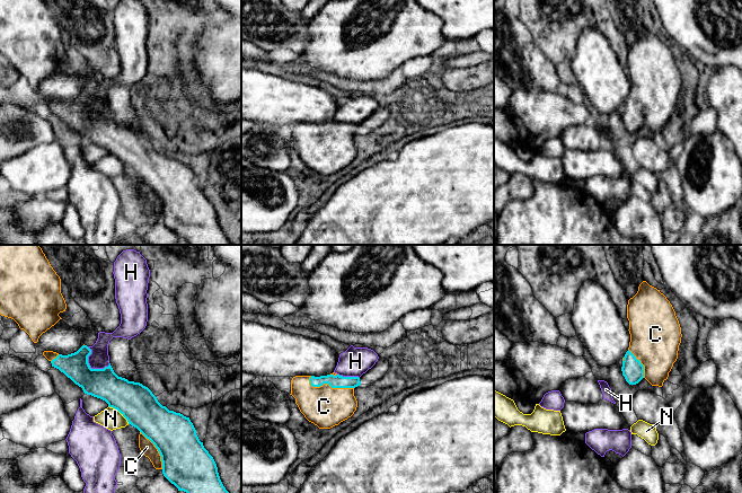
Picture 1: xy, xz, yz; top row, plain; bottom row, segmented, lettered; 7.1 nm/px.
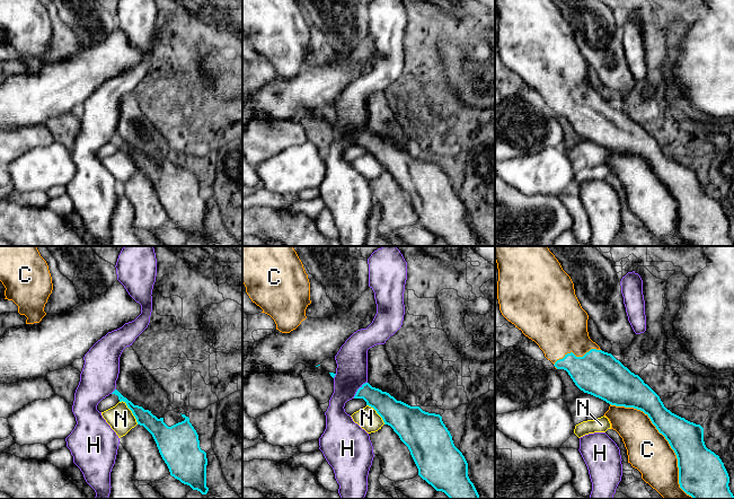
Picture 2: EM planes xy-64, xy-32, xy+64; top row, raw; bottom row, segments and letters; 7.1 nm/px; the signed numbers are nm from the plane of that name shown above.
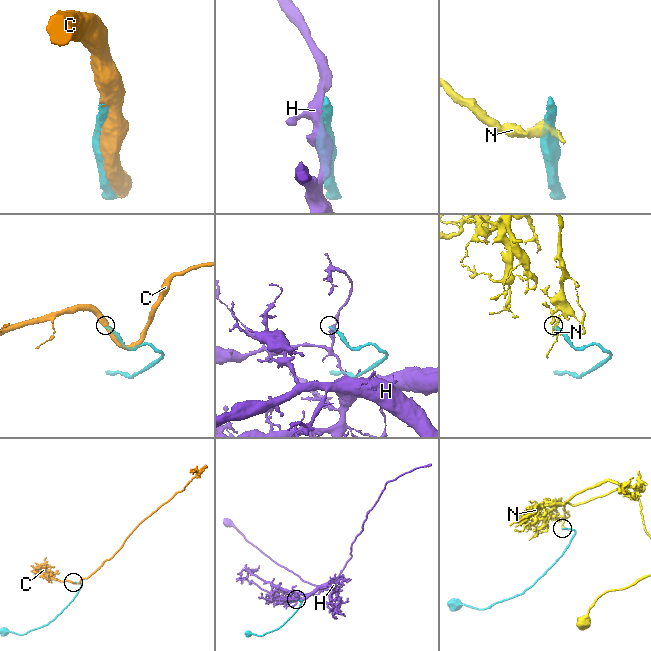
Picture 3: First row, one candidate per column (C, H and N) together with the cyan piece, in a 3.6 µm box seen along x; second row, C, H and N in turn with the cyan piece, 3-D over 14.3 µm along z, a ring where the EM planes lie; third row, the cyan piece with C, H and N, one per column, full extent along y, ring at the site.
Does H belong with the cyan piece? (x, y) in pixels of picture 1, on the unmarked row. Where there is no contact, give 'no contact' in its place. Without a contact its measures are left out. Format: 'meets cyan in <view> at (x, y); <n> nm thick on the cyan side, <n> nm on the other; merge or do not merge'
meets cyan in xy at (89, 114); 220 nm thick on the cyan side, 140 nm on the other; do not merge

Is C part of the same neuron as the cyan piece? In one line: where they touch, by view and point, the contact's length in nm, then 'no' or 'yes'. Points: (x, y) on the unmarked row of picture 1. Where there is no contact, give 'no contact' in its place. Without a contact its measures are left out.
contact xz (329, 132); length 340 nm; yes

